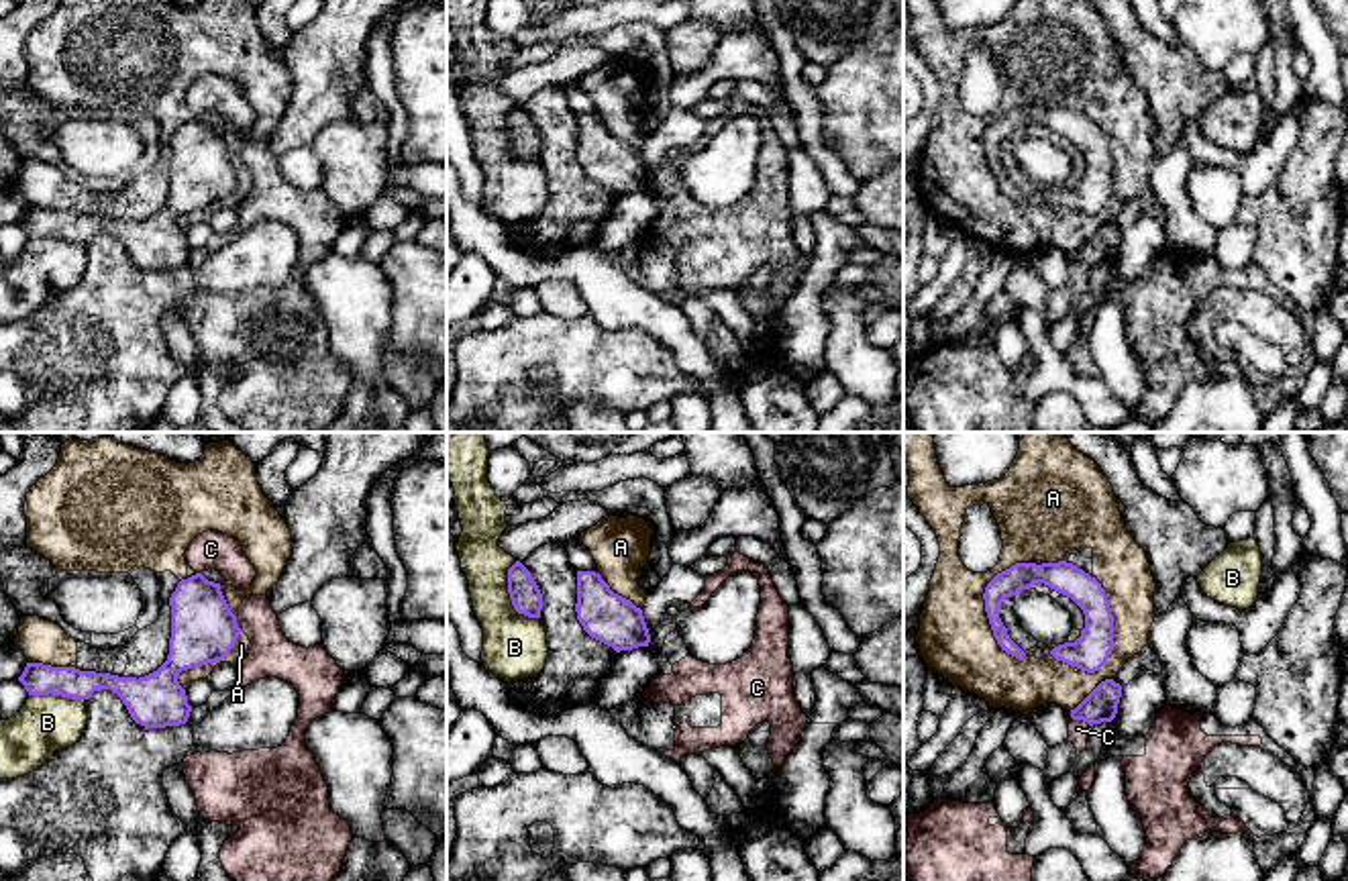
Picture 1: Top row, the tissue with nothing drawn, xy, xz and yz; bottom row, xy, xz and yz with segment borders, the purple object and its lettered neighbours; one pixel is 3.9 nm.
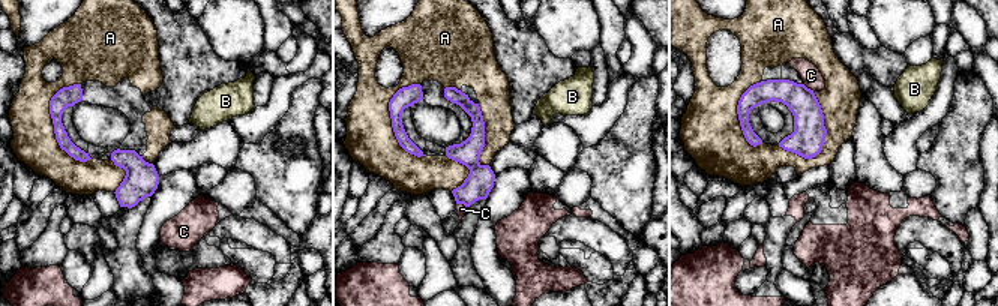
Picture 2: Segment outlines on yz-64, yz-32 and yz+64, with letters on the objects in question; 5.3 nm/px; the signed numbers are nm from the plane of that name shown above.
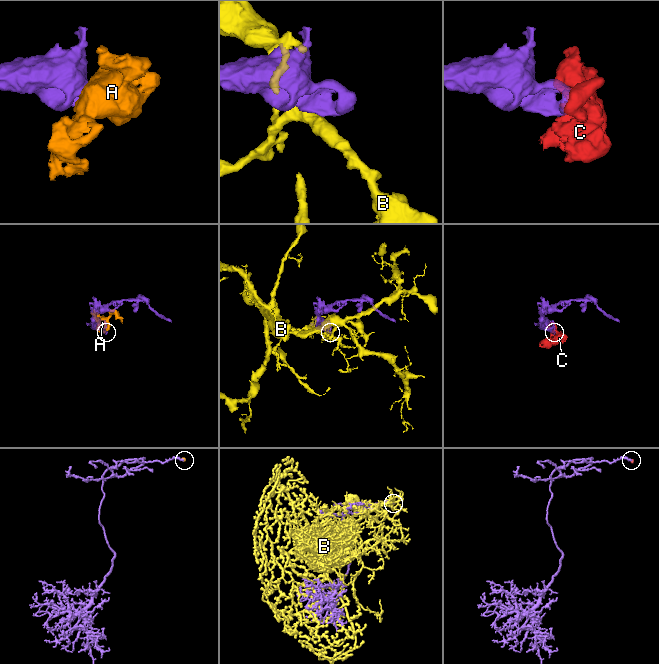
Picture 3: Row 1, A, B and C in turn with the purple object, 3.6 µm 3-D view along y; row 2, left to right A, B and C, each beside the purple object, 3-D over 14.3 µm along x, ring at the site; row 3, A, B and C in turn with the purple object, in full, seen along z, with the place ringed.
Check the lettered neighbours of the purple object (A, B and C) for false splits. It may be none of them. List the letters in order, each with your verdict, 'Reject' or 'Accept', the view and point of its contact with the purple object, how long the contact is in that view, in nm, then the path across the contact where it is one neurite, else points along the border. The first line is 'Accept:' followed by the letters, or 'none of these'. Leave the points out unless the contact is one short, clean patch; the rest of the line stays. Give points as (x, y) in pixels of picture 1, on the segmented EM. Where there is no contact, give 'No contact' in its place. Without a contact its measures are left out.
Accept: none of these
A: Reject. Touches purple at yz (1112, 629). Shared border 400 nm
B: Reject. Touches purple at xz (510, 598). Shared border 260 nm
C: Reject. Touches purple at yz (1081, 718). Shared border 90 nm

